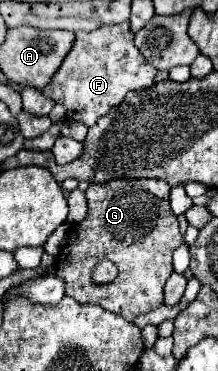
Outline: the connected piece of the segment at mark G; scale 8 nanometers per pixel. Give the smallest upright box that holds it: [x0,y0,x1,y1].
[56,179,184,321]

